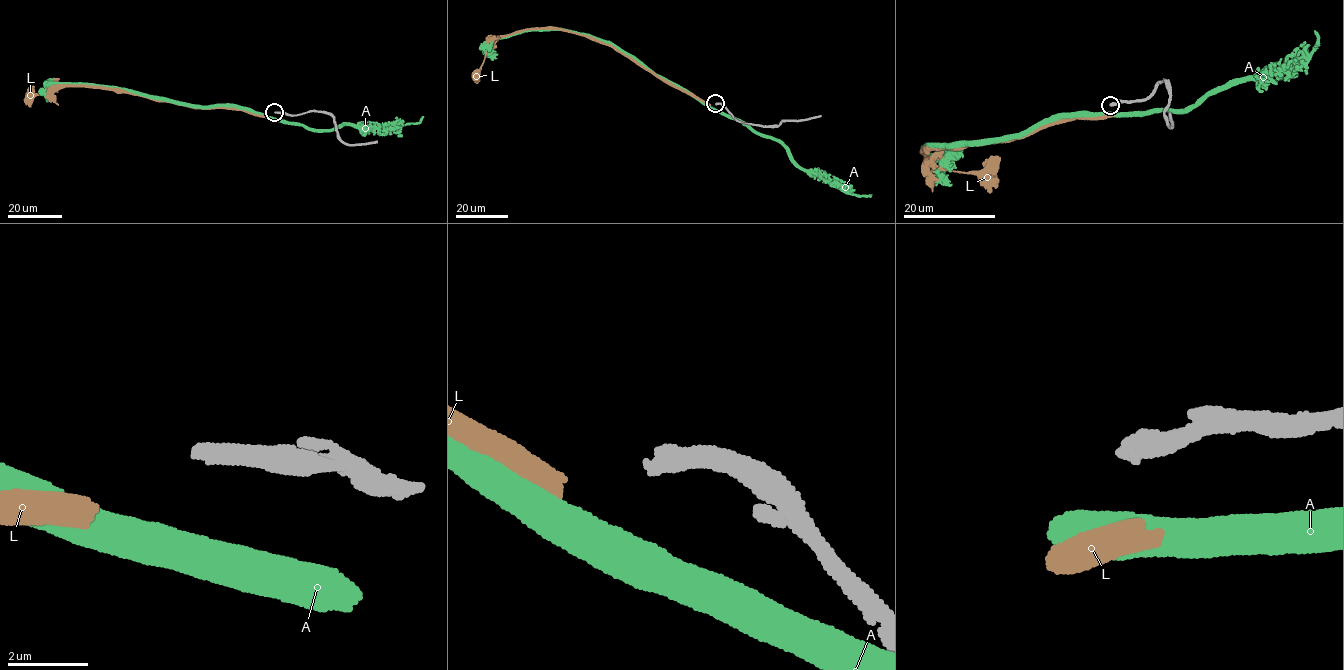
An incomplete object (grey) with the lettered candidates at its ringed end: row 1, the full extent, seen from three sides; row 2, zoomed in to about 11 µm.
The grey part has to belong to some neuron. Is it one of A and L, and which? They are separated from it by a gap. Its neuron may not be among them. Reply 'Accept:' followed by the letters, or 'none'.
Accept: none

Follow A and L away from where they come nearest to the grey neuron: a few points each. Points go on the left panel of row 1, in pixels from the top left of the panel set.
A: (270, 116), (77, 84), (53, 84), (46, 100)
L: (268, 115), (154, 100), (124, 91), (84, 86), (53, 87), (37, 95), (30, 87)

